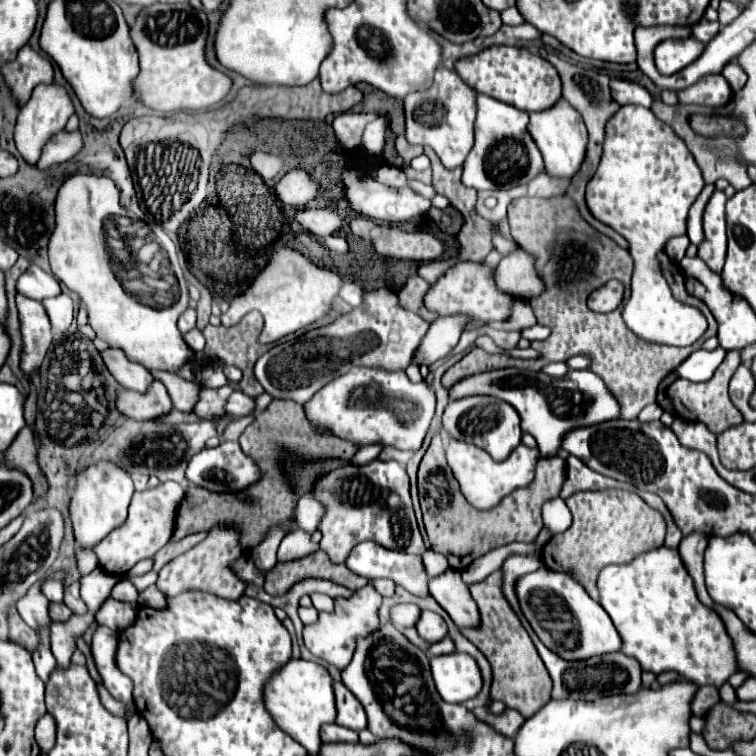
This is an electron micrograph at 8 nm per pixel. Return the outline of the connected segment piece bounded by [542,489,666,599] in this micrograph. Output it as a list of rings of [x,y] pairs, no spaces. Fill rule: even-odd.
[[[622,489],[582,491],[566,499],[566,505],[572,511],[574,521],[564,533],[552,535],[552,539],[542,549],[542,559],[544,565],[554,571],[574,571],[576,579],[588,589],[594,599],[598,599],[598,573],[606,565],[626,565],[634,561],[634,557],[664,545],[666,523],[662,515],[646,505],[636,493]]]

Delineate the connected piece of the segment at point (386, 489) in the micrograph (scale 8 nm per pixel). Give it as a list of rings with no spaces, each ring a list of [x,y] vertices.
[[[378,459],[362,467],[344,463],[318,479],[314,491],[326,505],[326,515],[320,523],[320,549],[328,553],[330,561],[344,563],[350,549],[362,541],[374,541],[386,549],[412,555],[422,555],[426,551],[412,509],[410,479],[400,463]]]

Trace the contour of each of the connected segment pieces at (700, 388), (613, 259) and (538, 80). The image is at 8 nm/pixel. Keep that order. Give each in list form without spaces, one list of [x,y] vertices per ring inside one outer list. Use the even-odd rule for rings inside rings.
[[[730,351],[726,355],[726,359],[722,361],[722,365],[716,369],[716,373],[712,375],[710,381],[706,381],[706,383],[692,383],[692,381],[686,381],[686,379],[676,379],[668,387],[666,393],[668,393],[670,401],[672,401],[672,407],[678,413],[678,417],[700,421],[706,427],[710,427],[710,431],[714,431],[714,433],[722,433],[726,427],[738,425],[742,421],[742,415],[732,405],[732,401],[728,397],[728,381],[734,375],[736,367],[738,367],[738,351]]]
[[[522,197],[510,203],[508,207],[508,221],[510,221],[510,229],[512,229],[512,237],[514,241],[524,247],[530,255],[536,257],[536,269],[538,275],[544,279],[546,283],[546,291],[534,299],[530,299],[530,305],[534,309],[534,315],[538,319],[540,325],[548,325],[552,329],[550,337],[544,341],[534,341],[532,347],[536,351],[542,353],[540,359],[514,359],[506,353],[486,353],[484,349],[474,347],[470,353],[466,353],[456,365],[452,365],[444,377],[442,377],[442,385],[444,389],[450,389],[450,385],[454,385],[454,381],[460,381],[462,377],[470,377],[474,373],[482,373],[482,371],[490,371],[490,369],[502,369],[502,367],[518,367],[518,369],[542,369],[546,363],[550,361],[566,361],[574,355],[586,355],[590,357],[590,371],[596,373],[598,377],[602,377],[602,381],[606,383],[606,387],[610,389],[610,393],[614,393],[614,397],[618,397],[618,405],[622,405],[622,413],[620,419],[636,419],[638,413],[650,405],[656,403],[656,389],[660,385],[660,381],[672,373],[682,361],[686,361],[686,357],[690,357],[690,353],[698,351],[702,347],[702,343],[708,337],[716,335],[716,319],[712,317],[712,313],[708,311],[708,307],[702,303],[702,315],[708,319],[708,331],[690,347],[674,347],[674,345],[658,345],[658,343],[650,343],[650,341],[642,341],[640,337],[636,337],[636,333],[632,333],[630,329],[626,329],[626,323],[622,321],[622,309],[616,309],[612,313],[594,313],[588,309],[586,299],[588,295],[606,285],[610,279],[620,279],[626,285],[626,293],[630,291],[630,277],[632,277],[632,257],[626,249],[618,247],[610,237],[598,233],[596,229],[592,229],[586,221],[582,221],[576,205],[572,199],[568,197],[550,197],[550,199],[536,199],[536,197]]]
[[[494,45],[476,55],[458,59],[454,63],[454,69],[462,77],[462,81],[472,89],[476,89],[478,93],[490,95],[498,101],[504,101],[528,113],[548,109],[562,97],[562,83],[558,71],[546,59],[530,53],[524,47]]]

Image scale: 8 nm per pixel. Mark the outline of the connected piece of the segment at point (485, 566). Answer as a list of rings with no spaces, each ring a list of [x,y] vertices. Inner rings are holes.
[[[510,543],[506,547],[498,547],[482,557],[478,557],[476,561],[472,561],[466,569],[462,569],[462,581],[466,585],[482,581],[490,573],[494,573],[494,569],[500,569],[504,559],[514,553],[540,553],[540,547],[536,547],[534,543]]]

